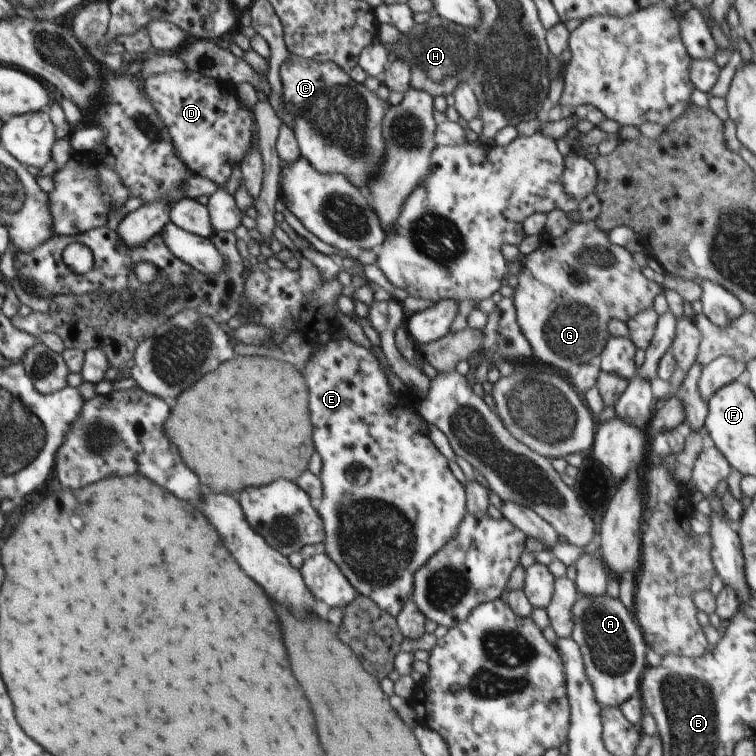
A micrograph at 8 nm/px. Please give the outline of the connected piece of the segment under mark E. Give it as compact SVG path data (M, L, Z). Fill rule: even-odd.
M349 338L331 341L325 344L320 351L312 350L312 357L305 368L304 378L310 388L310 416L312 416L312 426L314 426L314 444L316 444L318 454L322 456L322 464L324 464L322 472L319 474L323 484L323 497L316 508L322 517L325 530L325 542L321 549L338 565L358 594L367 596L382 610L396 617L408 597L413 593L415 572L456 534L458 525L467 513L465 488L450 471L448 459L439 451L439 448L436 448L432 439L424 433L421 428L422 416L418 414L416 407L400 408L398 394L396 395L392 391L379 360L371 350L354 343Z

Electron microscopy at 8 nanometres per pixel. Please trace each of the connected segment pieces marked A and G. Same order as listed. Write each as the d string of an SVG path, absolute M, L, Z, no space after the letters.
M580 595L573 606L574 628L570 638L580 646L585 673L592 685L596 702L601 707L620 707L628 699L641 696L641 678L645 668L646 648L643 632L636 622L634 614L624 607L620 599L613 599L610 595L586 596Z
M585 221L572 223L568 230L563 234L562 239L558 242L550 242L541 244L536 250L529 255L522 257L522 267L517 274L519 280L518 286L515 288L513 303L517 310L517 321L523 335L531 344L533 355L537 356L541 361L570 374L571 377L580 370L580 366L596 362L601 352L606 346L607 340L611 337L609 331L609 322L611 320L619 320L627 323L630 319L634 319L638 313L652 309L654 299L663 292L658 280L651 281L642 273L642 267L634 260L633 254L625 248L615 245L609 241L609 234L601 229L596 221Z

